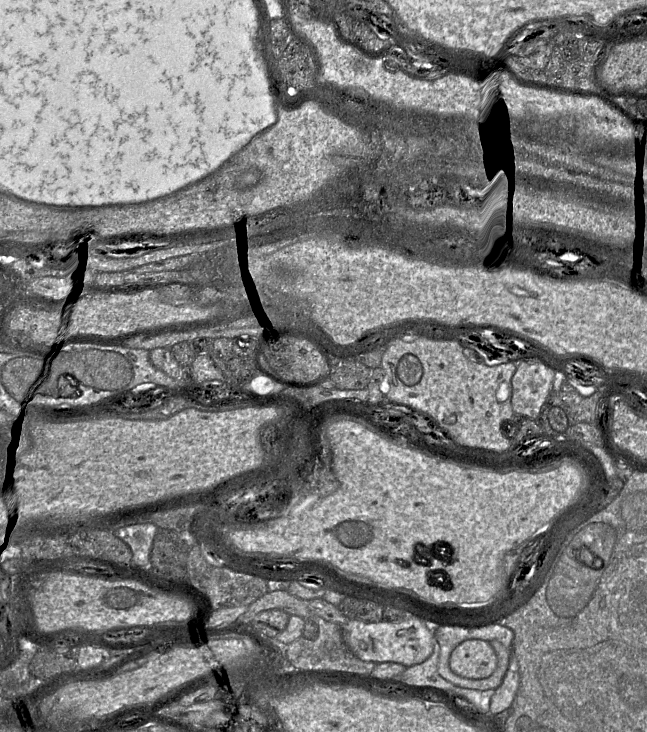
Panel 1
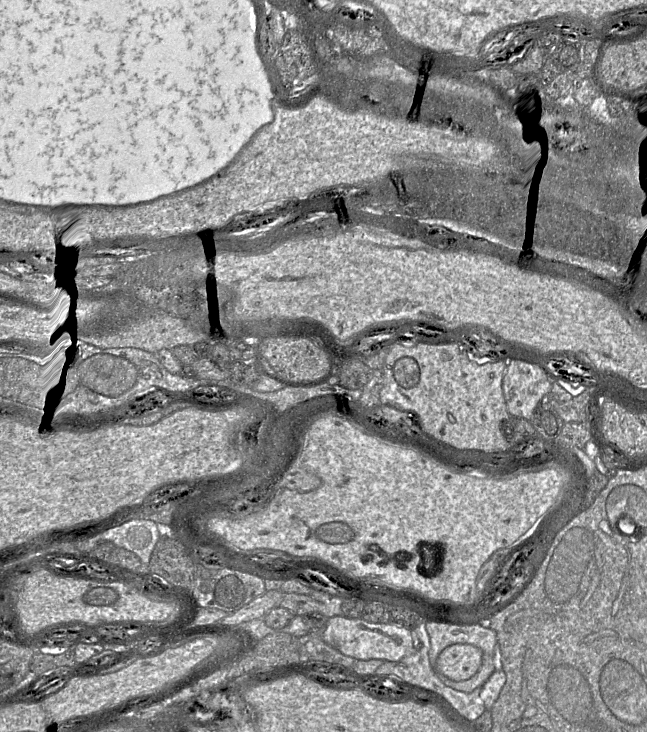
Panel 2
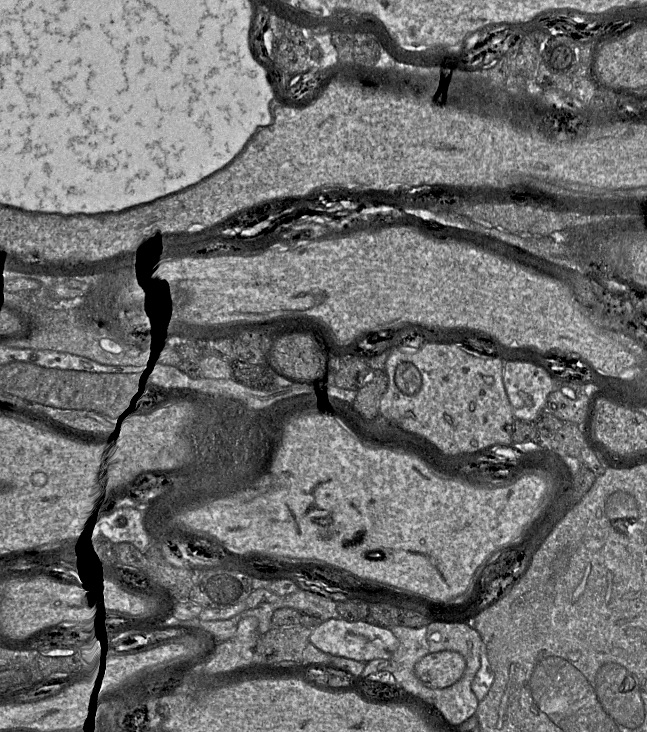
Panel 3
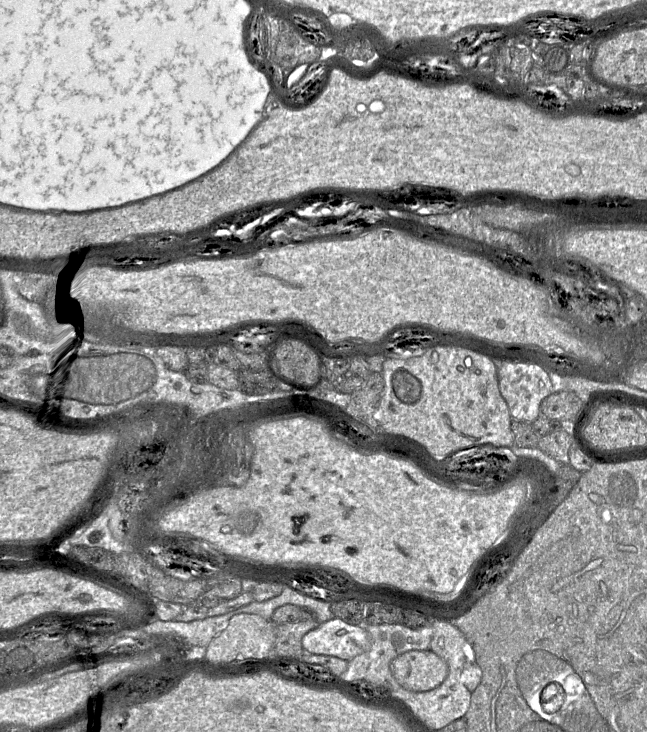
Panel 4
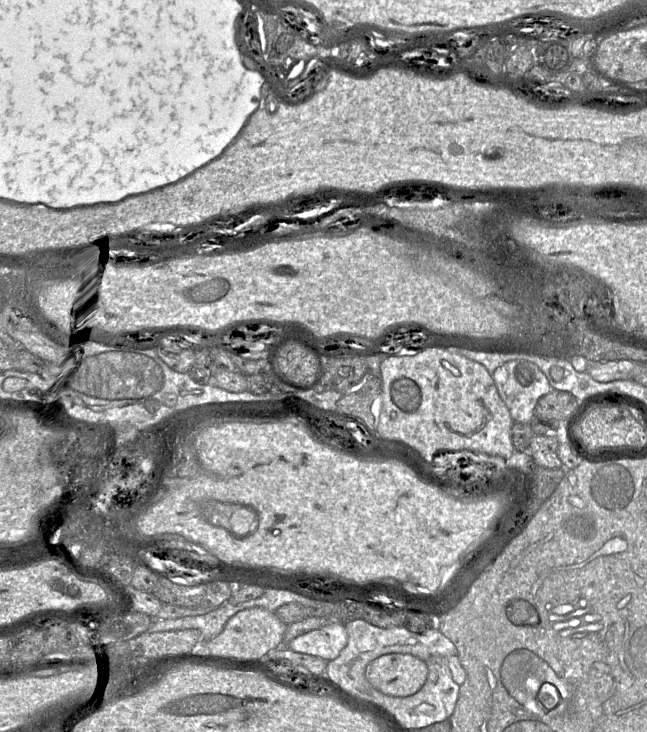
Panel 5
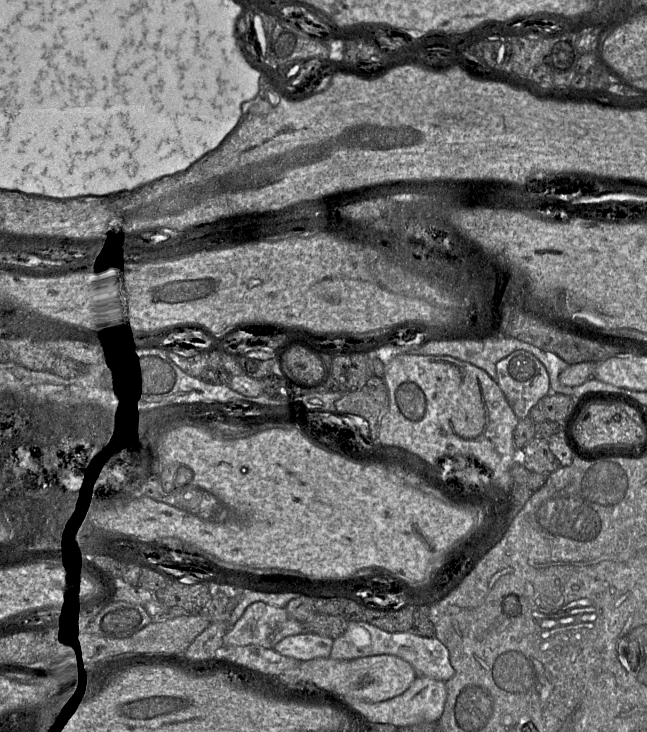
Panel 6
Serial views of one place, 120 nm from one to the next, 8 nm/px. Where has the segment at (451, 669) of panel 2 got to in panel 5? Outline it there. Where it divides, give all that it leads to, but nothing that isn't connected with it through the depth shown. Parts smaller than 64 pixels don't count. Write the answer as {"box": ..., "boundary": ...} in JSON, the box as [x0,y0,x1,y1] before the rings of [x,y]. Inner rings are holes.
{"box":[366,653,428,697],"boundary":[[[389,653],[368,664],[366,679],[381,693],[407,697],[417,693],[428,676],[426,661],[407,653]]]}

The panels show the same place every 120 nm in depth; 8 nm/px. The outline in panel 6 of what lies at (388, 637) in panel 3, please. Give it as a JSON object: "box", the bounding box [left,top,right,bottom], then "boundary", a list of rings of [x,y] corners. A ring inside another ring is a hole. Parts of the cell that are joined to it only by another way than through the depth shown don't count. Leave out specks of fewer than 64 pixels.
{"box":[274,632,334,661],"boundary":[[[312,632],[291,635],[279,641],[274,649],[284,656],[300,661],[330,657],[334,639]]]}

